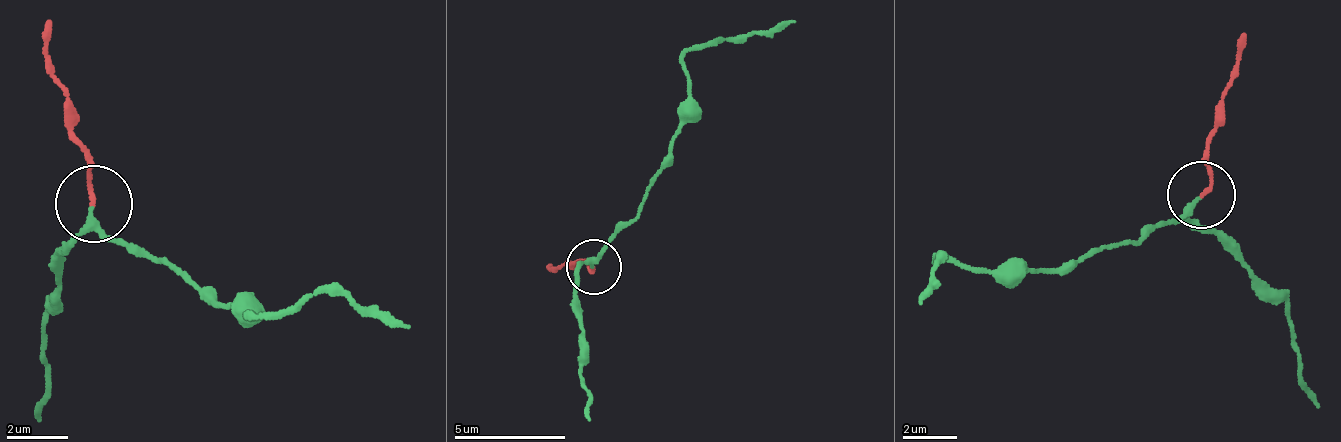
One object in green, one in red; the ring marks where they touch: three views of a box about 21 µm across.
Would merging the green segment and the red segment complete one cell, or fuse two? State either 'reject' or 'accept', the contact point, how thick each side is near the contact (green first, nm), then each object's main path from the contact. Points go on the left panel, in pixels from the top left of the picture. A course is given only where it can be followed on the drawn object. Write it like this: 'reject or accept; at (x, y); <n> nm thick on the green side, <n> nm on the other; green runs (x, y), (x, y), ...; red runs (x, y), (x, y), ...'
accept; at (93, 203); 180 nm thick on the green side, 130 nm on the other; green runs (95, 208), (90, 223), (158, 260), (207, 298), (247, 315), (254, 316), (339, 288), (411, 324); red runs (95, 201), (69, 92), (44, 50), (51, 18)

